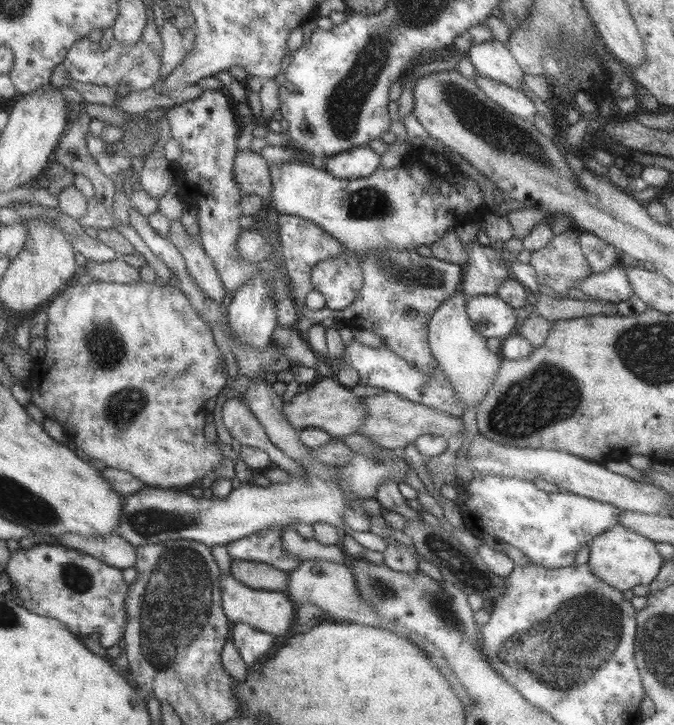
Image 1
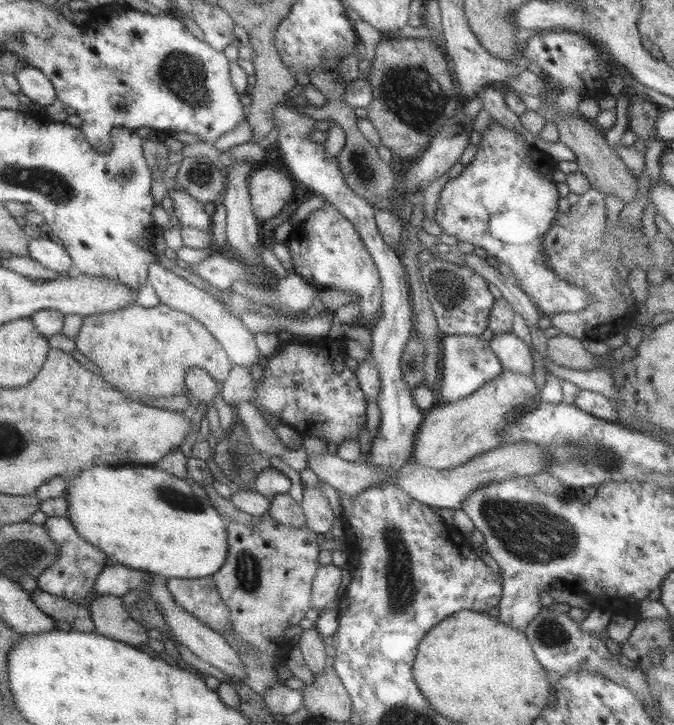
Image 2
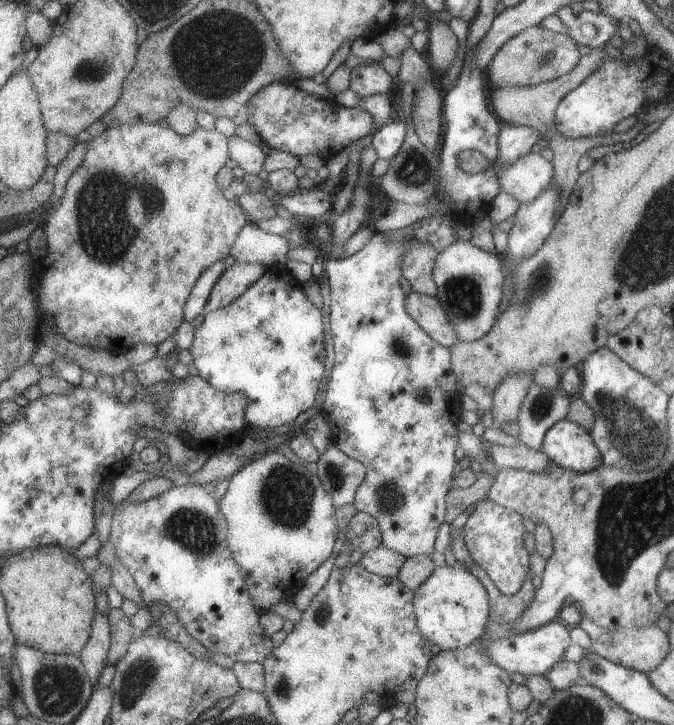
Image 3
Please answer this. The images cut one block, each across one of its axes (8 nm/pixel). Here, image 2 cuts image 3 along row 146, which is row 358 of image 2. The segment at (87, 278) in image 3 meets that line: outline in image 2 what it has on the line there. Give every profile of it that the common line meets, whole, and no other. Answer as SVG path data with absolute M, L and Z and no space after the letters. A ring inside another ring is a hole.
M162 303L153 308L131 304L123 310L91 314L83 318L74 342L75 350L99 369L107 385L134 401L140 396L159 399L183 394L185 371L193 368L205 370L222 383L231 366L219 342L199 321Z

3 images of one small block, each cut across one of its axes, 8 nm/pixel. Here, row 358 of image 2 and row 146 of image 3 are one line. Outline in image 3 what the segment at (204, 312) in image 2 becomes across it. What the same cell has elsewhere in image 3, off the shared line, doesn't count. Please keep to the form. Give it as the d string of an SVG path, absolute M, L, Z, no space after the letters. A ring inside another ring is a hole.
M237 135L228 139L228 158L237 162L237 166L245 173L263 175L265 157L265 149L262 146L255 146Z

